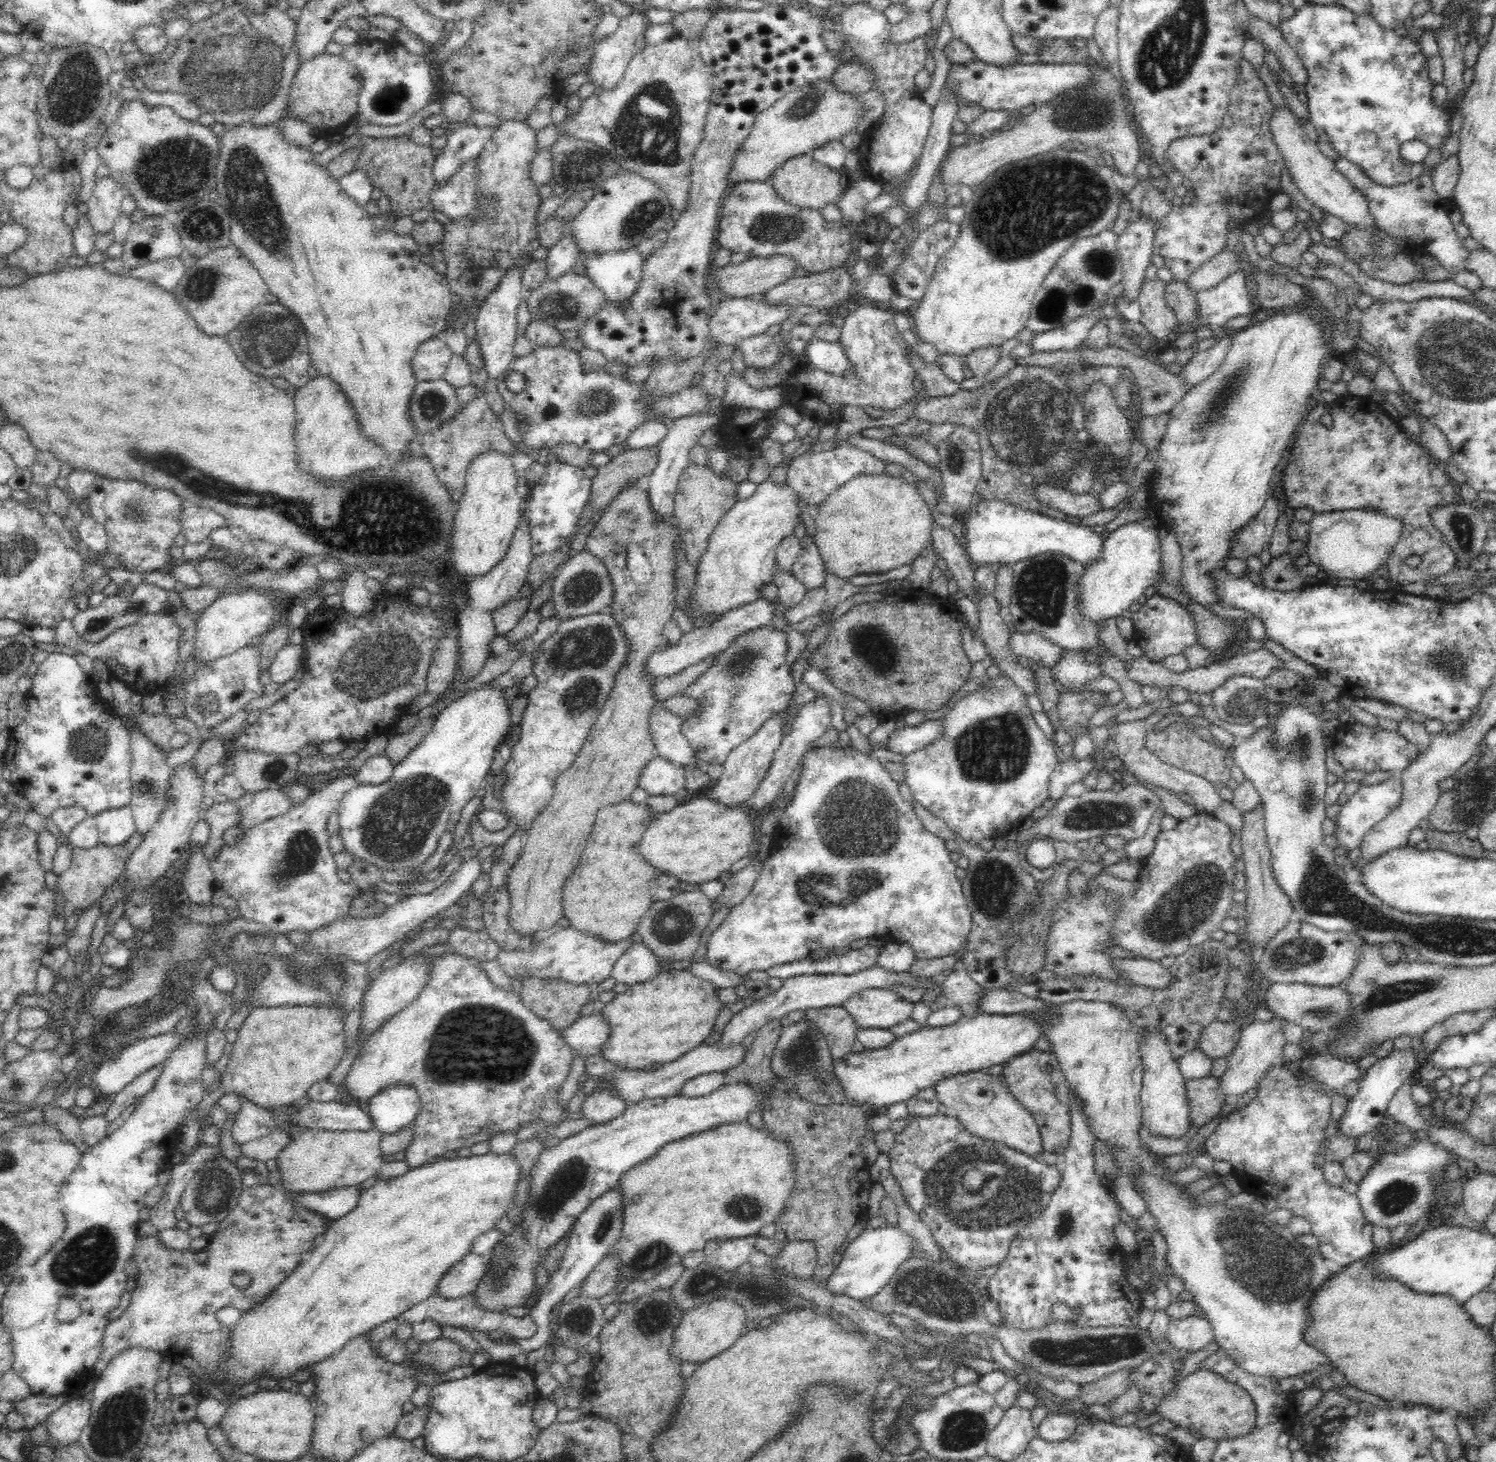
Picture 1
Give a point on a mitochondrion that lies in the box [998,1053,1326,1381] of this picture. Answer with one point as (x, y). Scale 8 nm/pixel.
(1255, 1260)

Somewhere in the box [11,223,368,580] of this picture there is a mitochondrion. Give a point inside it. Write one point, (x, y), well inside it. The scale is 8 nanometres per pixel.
(278, 340)

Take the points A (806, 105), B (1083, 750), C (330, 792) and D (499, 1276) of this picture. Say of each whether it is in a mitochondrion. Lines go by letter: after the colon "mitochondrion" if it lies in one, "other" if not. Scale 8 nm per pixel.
A: mitochondrion
B: other
C: other
D: mitochondrion

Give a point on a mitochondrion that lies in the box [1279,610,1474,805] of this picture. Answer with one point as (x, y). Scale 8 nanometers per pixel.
(1446, 657)

